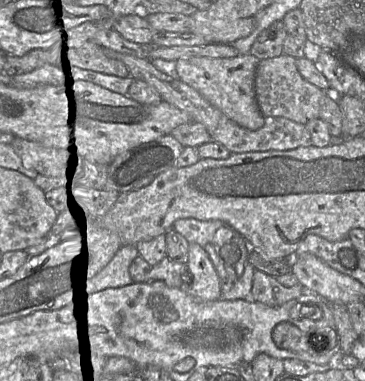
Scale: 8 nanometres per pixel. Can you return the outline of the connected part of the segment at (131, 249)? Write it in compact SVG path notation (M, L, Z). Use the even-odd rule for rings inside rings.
M122 245L111 261L94 277L69 290L66 296L83 295L133 283L129 274L132 261L139 255L136 245Z

